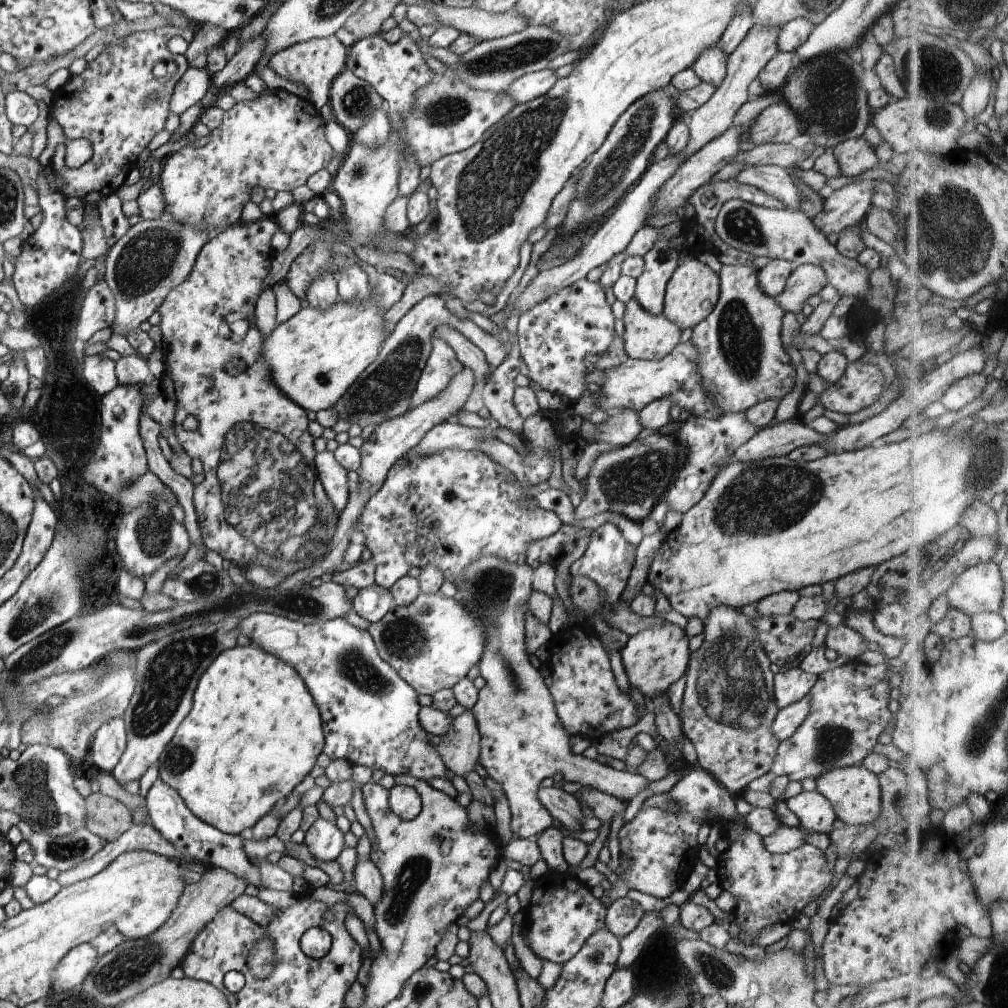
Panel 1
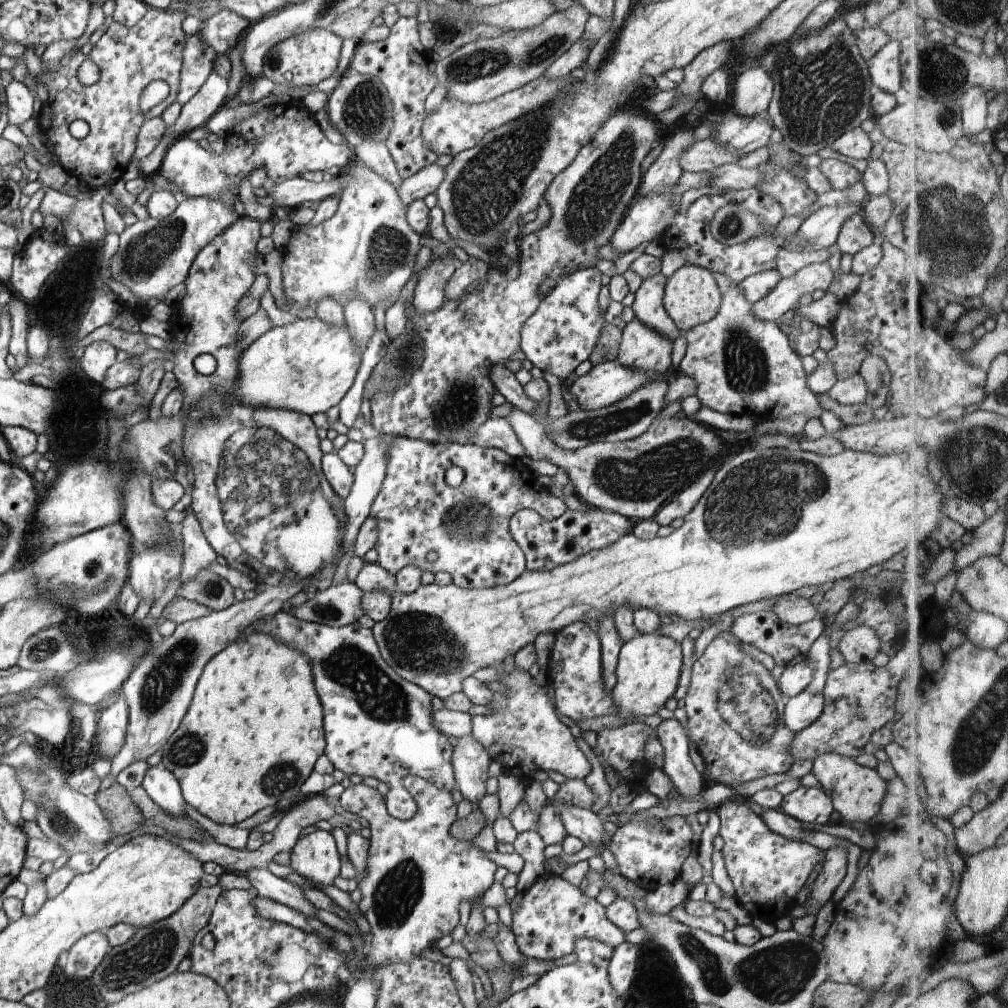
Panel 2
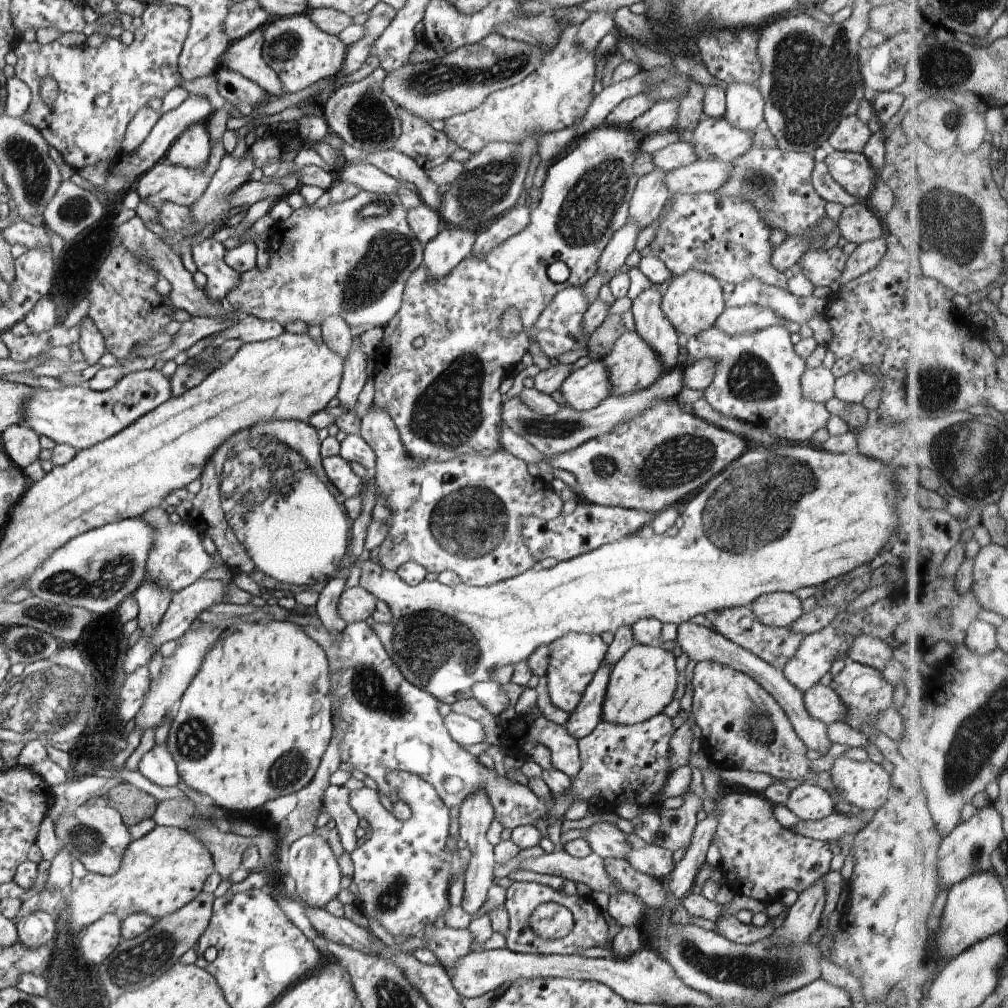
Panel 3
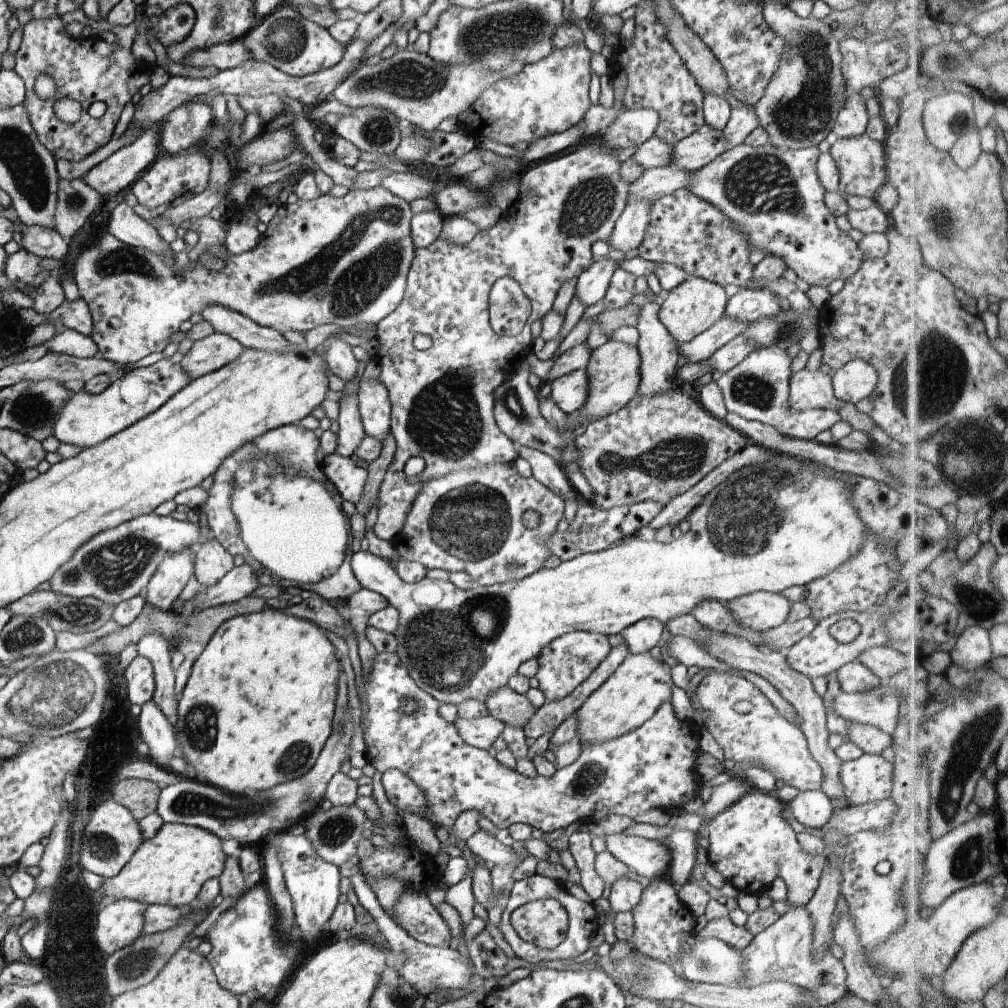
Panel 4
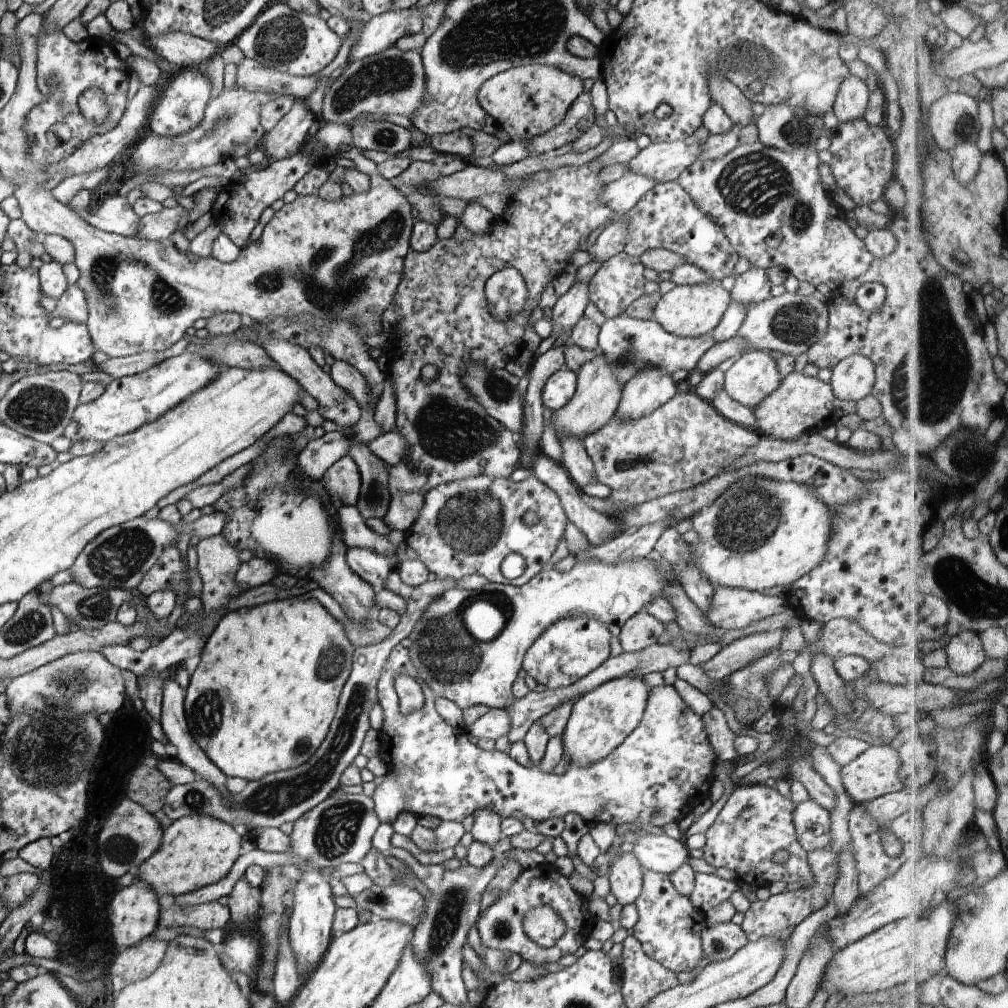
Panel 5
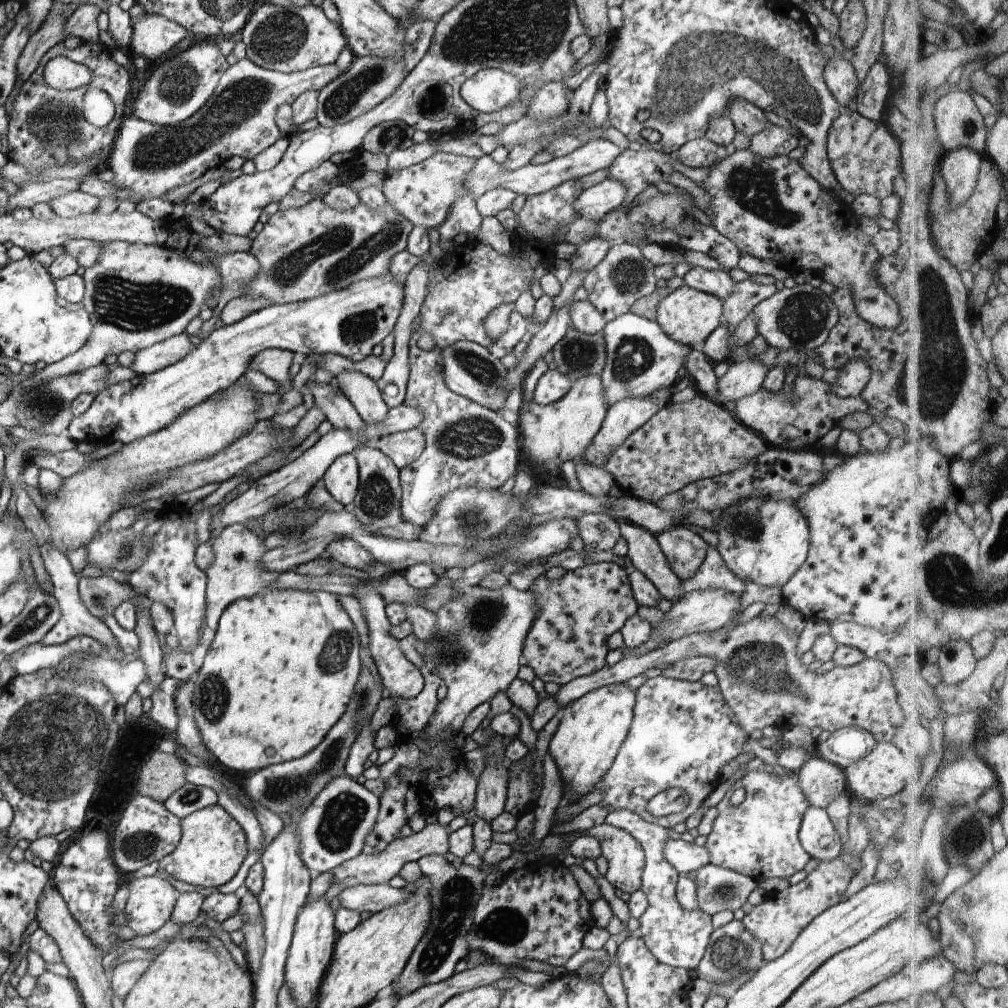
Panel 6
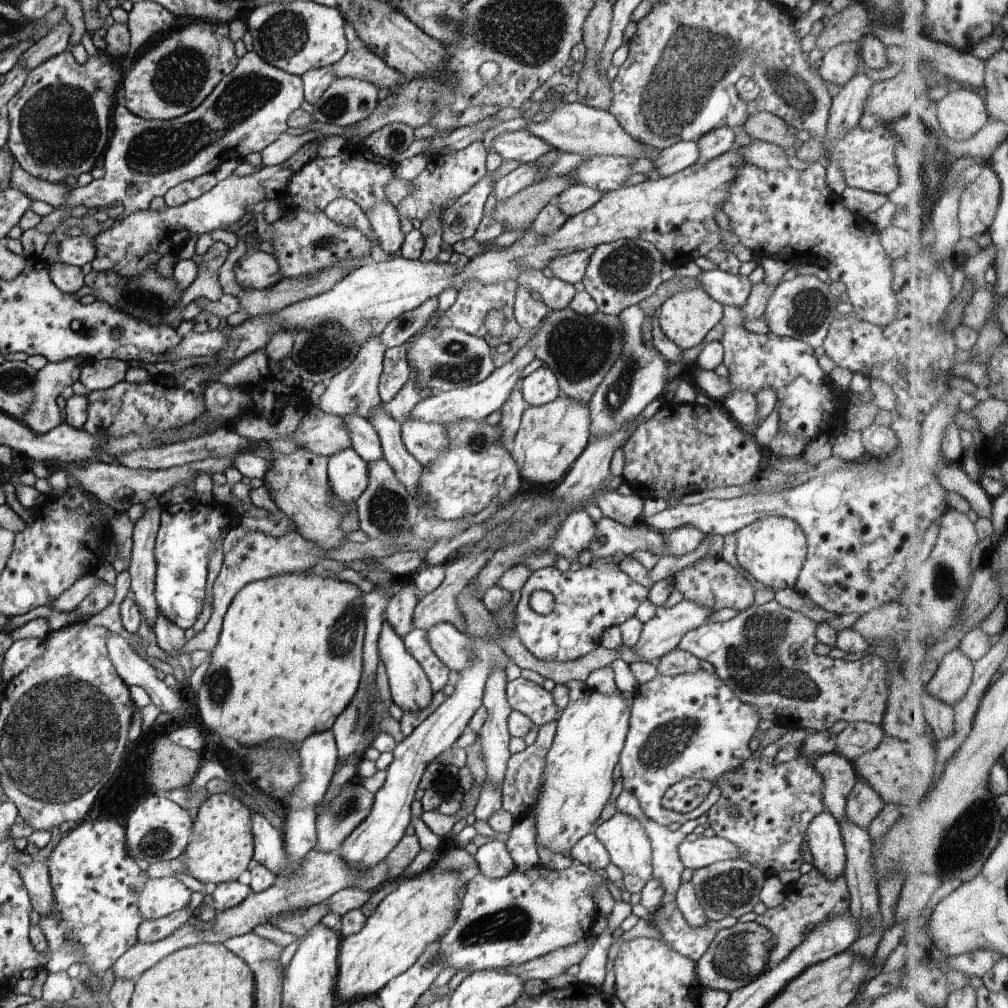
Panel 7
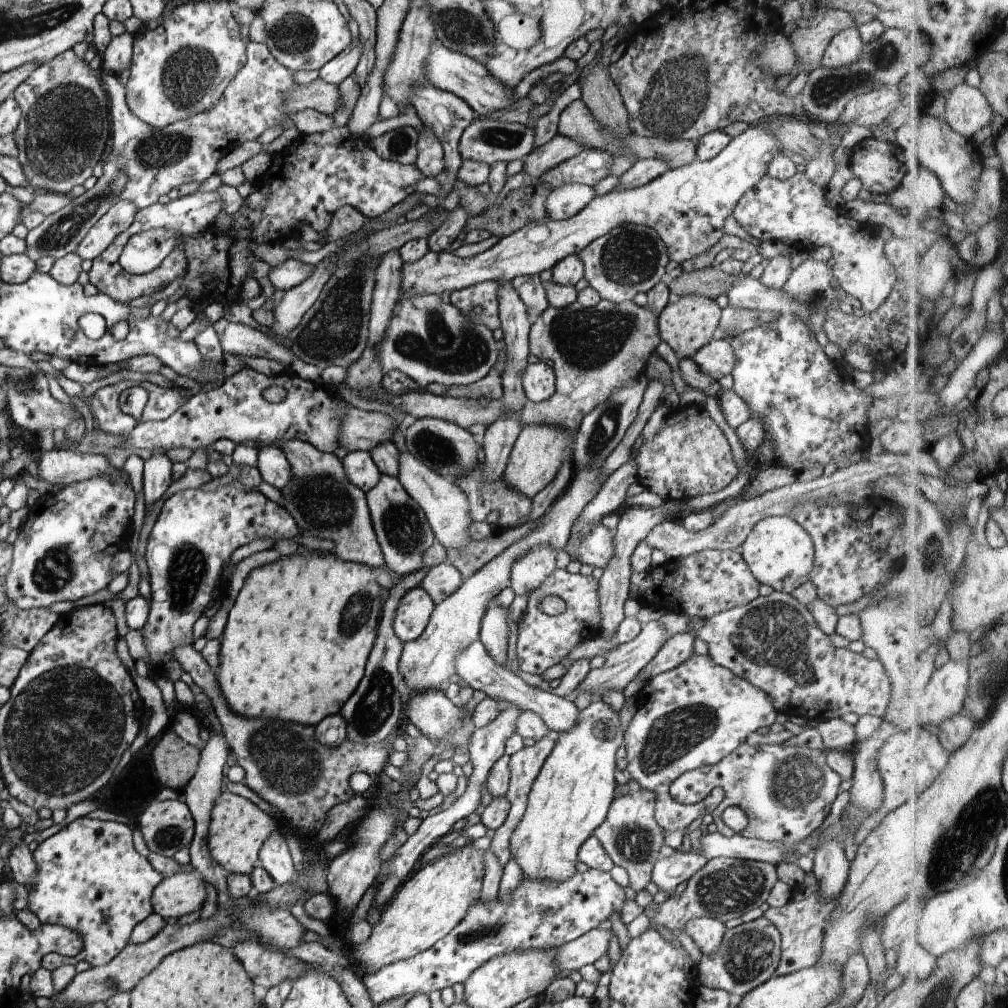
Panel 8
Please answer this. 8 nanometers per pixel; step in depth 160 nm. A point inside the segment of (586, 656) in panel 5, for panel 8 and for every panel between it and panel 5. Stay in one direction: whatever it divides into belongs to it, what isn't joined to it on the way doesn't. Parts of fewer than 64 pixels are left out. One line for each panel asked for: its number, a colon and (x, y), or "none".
6: (575, 614)
7: (588, 601)
8: (543, 640)

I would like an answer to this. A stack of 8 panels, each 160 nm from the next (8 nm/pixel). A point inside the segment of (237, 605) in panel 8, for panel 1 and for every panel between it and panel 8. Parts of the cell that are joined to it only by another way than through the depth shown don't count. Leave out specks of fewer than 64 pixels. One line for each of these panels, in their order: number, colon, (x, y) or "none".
1: (254, 731)
2: (253, 731)
3: (253, 724)
4: (258, 707)
5: (262, 699)
6: (279, 633)
7: (289, 660)

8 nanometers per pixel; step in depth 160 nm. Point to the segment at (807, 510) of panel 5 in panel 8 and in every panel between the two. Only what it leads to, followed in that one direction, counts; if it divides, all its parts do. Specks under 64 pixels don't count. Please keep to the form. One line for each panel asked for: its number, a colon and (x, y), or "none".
6: (765, 541)
7: (773, 549)
8: (779, 551)

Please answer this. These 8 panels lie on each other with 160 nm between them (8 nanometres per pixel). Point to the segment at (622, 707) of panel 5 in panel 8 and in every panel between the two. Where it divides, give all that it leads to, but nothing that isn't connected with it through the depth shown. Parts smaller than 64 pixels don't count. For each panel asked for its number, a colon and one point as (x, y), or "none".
6: (592, 729)
7: (577, 782)
8: (570, 797)

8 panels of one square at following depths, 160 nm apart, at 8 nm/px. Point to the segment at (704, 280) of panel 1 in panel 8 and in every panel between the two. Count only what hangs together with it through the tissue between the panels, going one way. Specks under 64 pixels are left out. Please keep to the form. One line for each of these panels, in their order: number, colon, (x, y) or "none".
2: (691, 297)
3: (692, 303)
4: (695, 305)
5: (687, 310)
6: (689, 316)
7: (686, 318)
8: (687, 323)

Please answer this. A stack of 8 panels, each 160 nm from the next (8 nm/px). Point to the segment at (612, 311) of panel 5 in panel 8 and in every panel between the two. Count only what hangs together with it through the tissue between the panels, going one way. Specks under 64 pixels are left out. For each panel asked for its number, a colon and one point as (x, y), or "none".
6: (624, 275)
7: (623, 272)
8: (630, 259)

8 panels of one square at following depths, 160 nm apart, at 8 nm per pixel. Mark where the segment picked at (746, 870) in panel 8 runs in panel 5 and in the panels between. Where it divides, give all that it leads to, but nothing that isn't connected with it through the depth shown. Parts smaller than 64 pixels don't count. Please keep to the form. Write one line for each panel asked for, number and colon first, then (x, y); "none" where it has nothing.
5: (710, 890)
6: (719, 889)
7: (730, 888)

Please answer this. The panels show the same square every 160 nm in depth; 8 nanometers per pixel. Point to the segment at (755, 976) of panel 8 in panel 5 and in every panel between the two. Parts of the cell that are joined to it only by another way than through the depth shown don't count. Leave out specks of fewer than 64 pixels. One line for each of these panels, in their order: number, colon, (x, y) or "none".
5: (720, 941)
6: (733, 949)
7: (737, 954)

